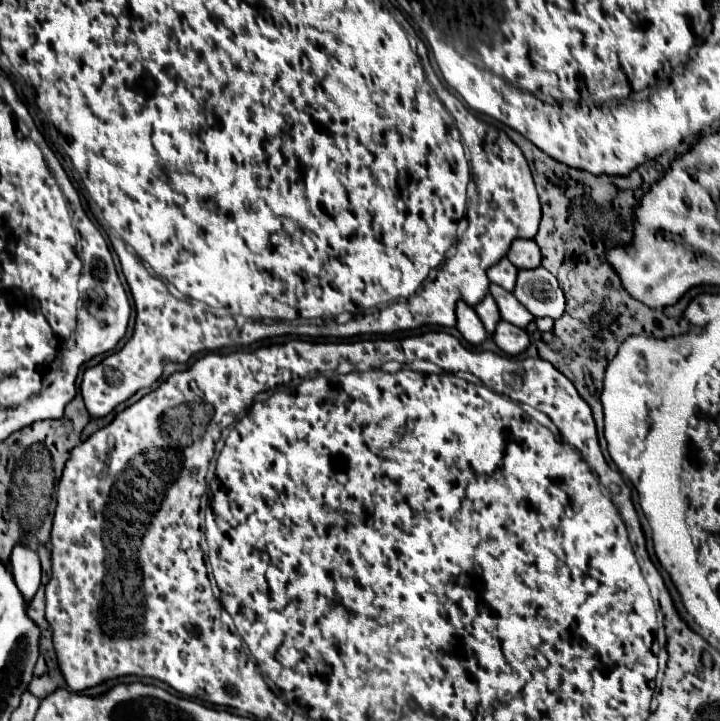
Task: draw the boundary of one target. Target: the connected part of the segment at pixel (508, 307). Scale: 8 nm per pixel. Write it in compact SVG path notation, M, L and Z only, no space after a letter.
M491 284L489 286L489 292L491 296L495 298L497 306L499 306L499 312L501 312L501 318L509 324L515 324L519 328L527 328L527 324L533 320L533 314L507 290L503 290L501 286L497 284Z

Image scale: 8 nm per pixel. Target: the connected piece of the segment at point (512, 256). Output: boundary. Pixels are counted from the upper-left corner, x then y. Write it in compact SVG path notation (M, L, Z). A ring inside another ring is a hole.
M515 240L509 248L507 258L521 270L521 268L537 268L541 266L541 252L535 240Z

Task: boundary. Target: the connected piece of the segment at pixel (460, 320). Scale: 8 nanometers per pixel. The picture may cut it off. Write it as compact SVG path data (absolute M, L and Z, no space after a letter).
M457 302L457 330L463 334L463 338L469 344L475 344L475 346L487 338L487 332L477 312L465 302Z

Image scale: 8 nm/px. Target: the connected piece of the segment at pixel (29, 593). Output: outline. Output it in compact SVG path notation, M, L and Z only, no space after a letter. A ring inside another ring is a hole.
M17 544L11 554L11 572L15 578L15 584L21 588L21 594L25 600L31 600L39 588L41 580L41 562L37 556L37 550Z

